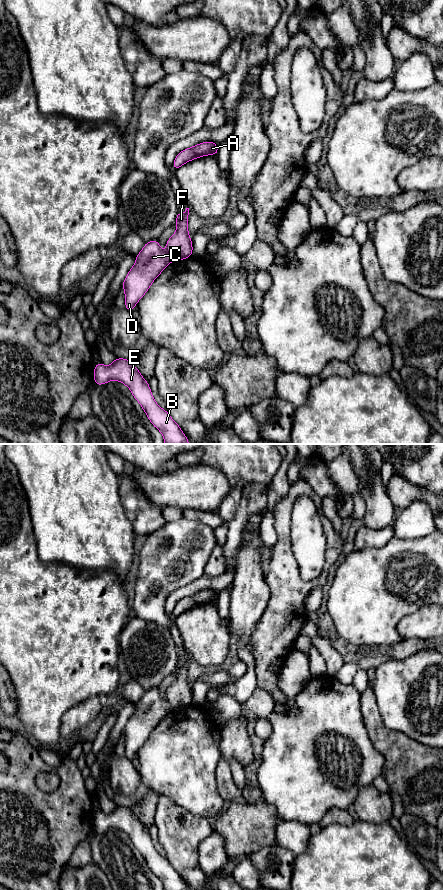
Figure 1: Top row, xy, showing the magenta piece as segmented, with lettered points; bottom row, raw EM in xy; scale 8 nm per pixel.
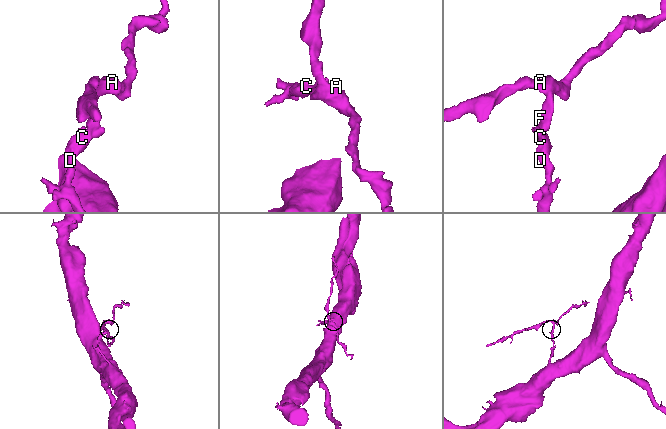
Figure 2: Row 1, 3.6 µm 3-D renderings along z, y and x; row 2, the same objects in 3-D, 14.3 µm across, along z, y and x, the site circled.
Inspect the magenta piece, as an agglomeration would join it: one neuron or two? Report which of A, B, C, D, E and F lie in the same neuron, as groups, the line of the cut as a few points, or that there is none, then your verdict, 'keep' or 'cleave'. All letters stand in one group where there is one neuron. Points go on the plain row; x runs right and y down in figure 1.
groups A F / B C D E; cut xy (166, 700), (172, 708); cleave

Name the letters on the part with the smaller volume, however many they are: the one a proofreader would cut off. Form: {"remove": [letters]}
{"remove": ["A", "F"]}

